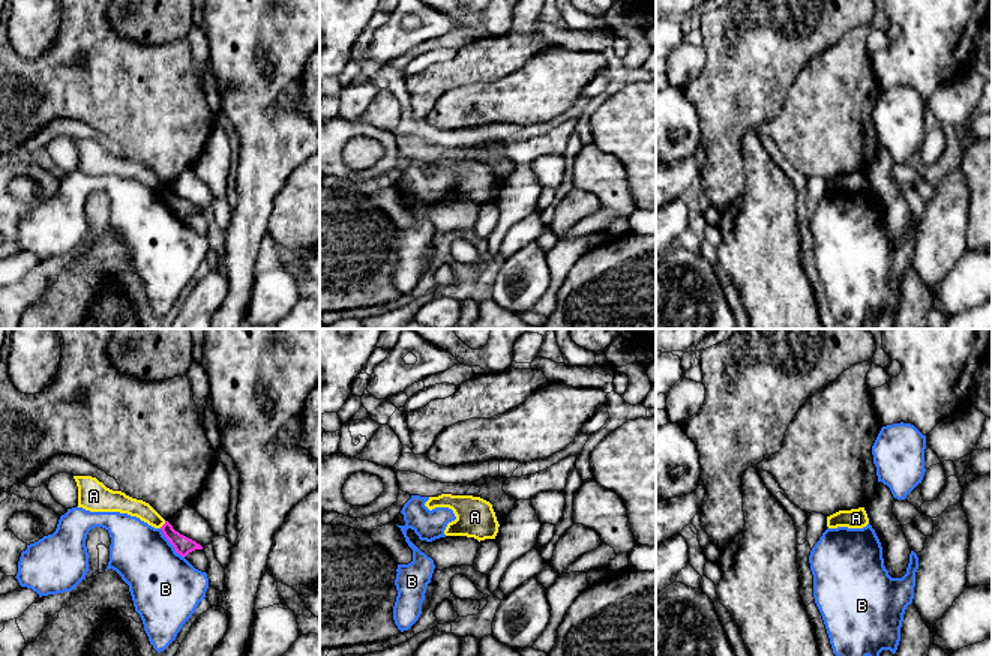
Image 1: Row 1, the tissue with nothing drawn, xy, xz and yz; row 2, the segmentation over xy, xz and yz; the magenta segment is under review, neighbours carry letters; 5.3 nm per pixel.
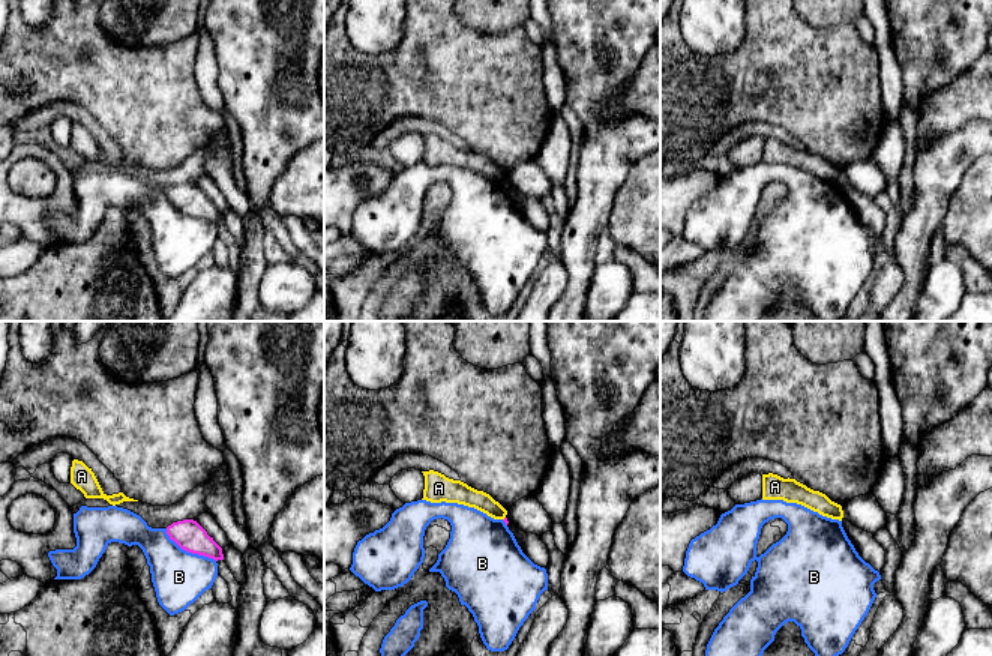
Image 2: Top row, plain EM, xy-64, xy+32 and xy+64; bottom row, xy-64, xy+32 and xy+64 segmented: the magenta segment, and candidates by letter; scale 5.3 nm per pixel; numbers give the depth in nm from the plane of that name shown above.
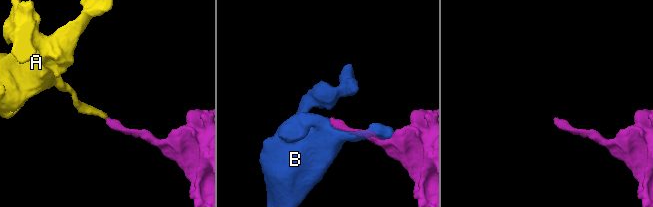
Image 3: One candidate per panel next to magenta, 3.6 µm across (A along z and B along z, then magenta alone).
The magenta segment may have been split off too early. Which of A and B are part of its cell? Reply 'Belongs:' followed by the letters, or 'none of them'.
Belongs: none of them

